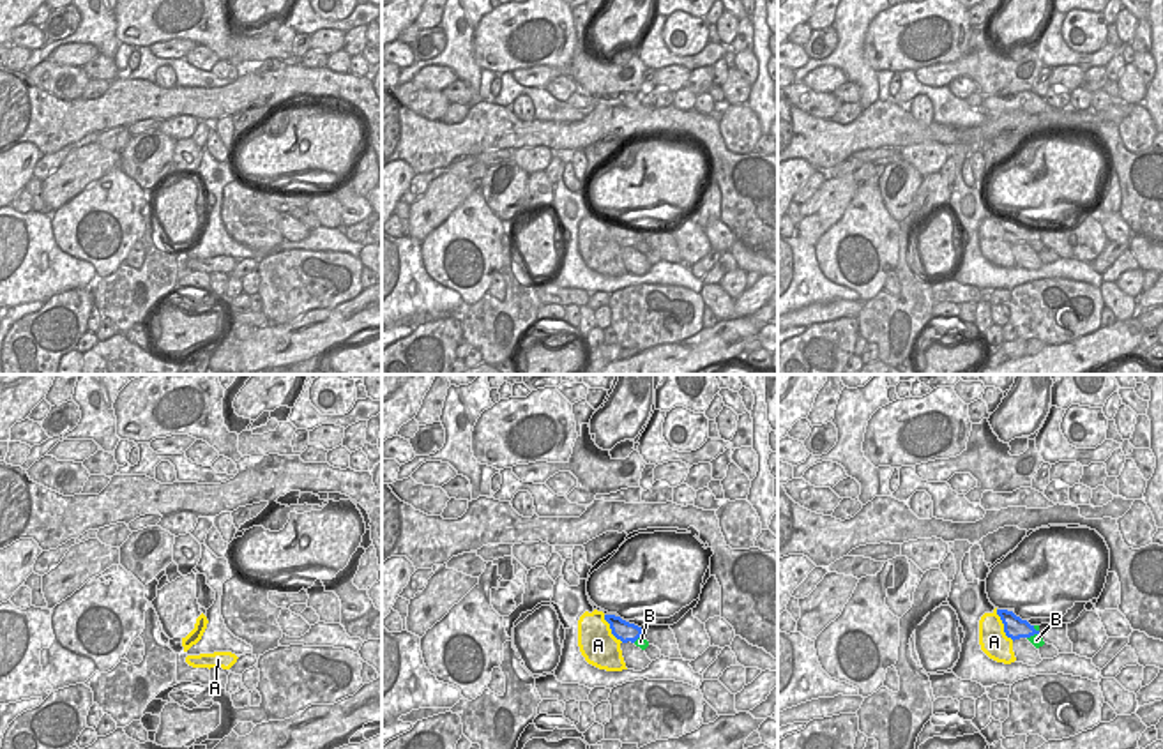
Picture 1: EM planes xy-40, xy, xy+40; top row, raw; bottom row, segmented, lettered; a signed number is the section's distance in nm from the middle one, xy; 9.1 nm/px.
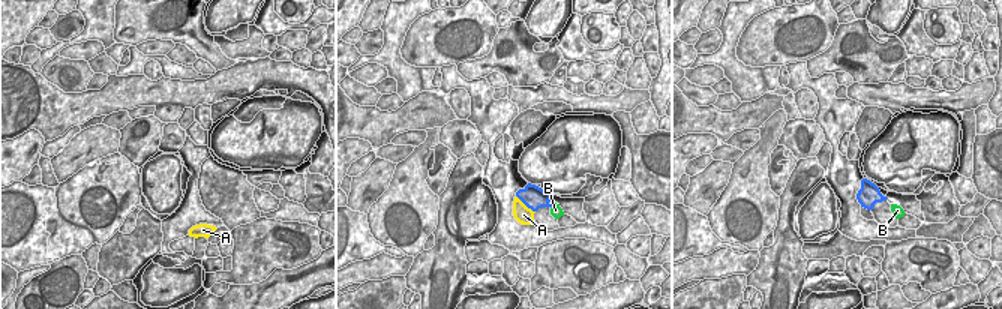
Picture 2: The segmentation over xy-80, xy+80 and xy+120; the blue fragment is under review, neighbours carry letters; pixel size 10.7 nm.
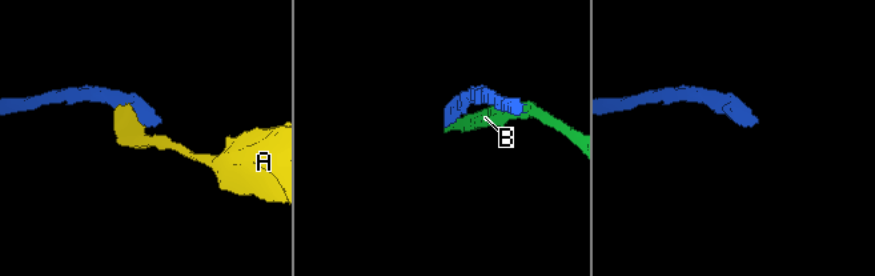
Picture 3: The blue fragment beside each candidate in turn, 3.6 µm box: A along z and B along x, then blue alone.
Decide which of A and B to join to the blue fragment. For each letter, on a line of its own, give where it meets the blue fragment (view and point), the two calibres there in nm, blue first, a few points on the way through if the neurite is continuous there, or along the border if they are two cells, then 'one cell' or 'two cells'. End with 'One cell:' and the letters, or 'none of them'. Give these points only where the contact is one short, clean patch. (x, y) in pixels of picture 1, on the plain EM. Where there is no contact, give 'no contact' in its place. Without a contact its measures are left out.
A: meets blue in xy+40 at (1004, 230); 200 nm thick on the blue side, 260 nm on the other; two cells
B: meets blue in xy+40 at (1034, 237); 200 nm thick on the blue side, 120 nm on the other; border along xy+40 (1034, 230), (1036, 235), (1027, 242); two cells
One cell: none of them

